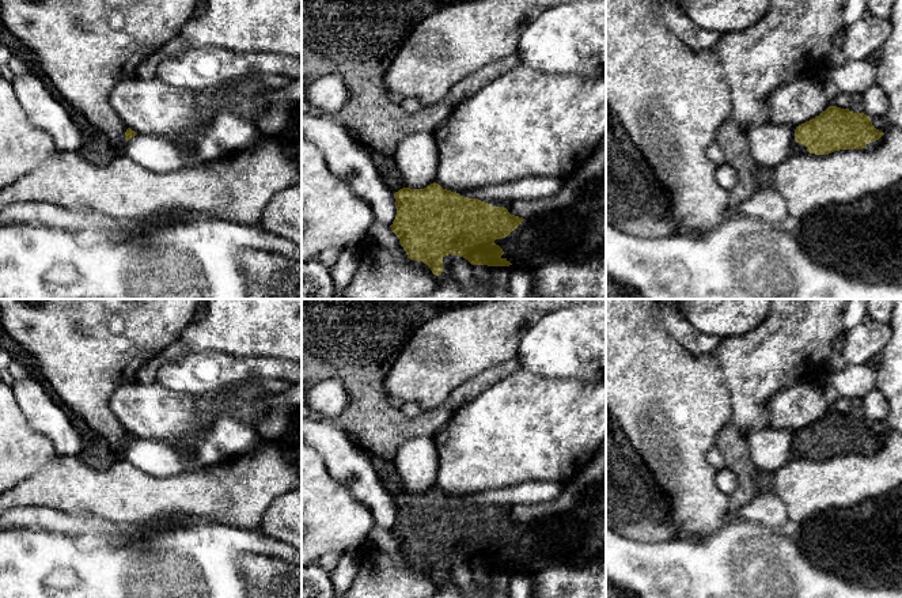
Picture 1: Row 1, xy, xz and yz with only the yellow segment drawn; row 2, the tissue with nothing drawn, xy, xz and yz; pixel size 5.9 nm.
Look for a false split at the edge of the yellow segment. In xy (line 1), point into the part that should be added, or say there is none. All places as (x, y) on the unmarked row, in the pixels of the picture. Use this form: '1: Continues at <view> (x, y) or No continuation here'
1: No continuation here

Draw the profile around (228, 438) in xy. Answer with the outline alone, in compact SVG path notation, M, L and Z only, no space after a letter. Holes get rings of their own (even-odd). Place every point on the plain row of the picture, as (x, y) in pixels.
M226 415L205 434L189 438L182 448L160 440L136 439L126 446L122 458L155 477L168 477L249 454L261 443L255 428Z

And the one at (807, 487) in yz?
M890 429L883 440L863 454L840 454L829 459L804 457L773 473L773 492L787 506L788 519L804 522L833 508L853 507L902 485L902 434Z

